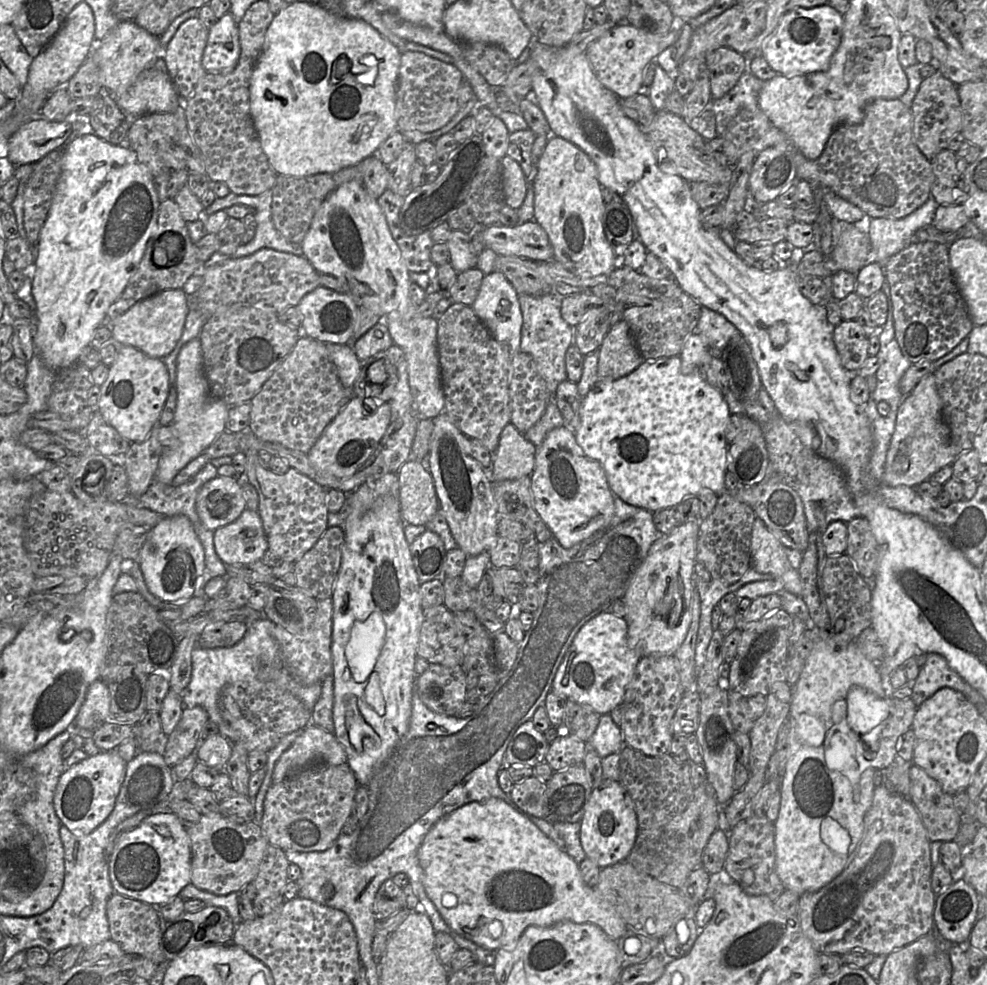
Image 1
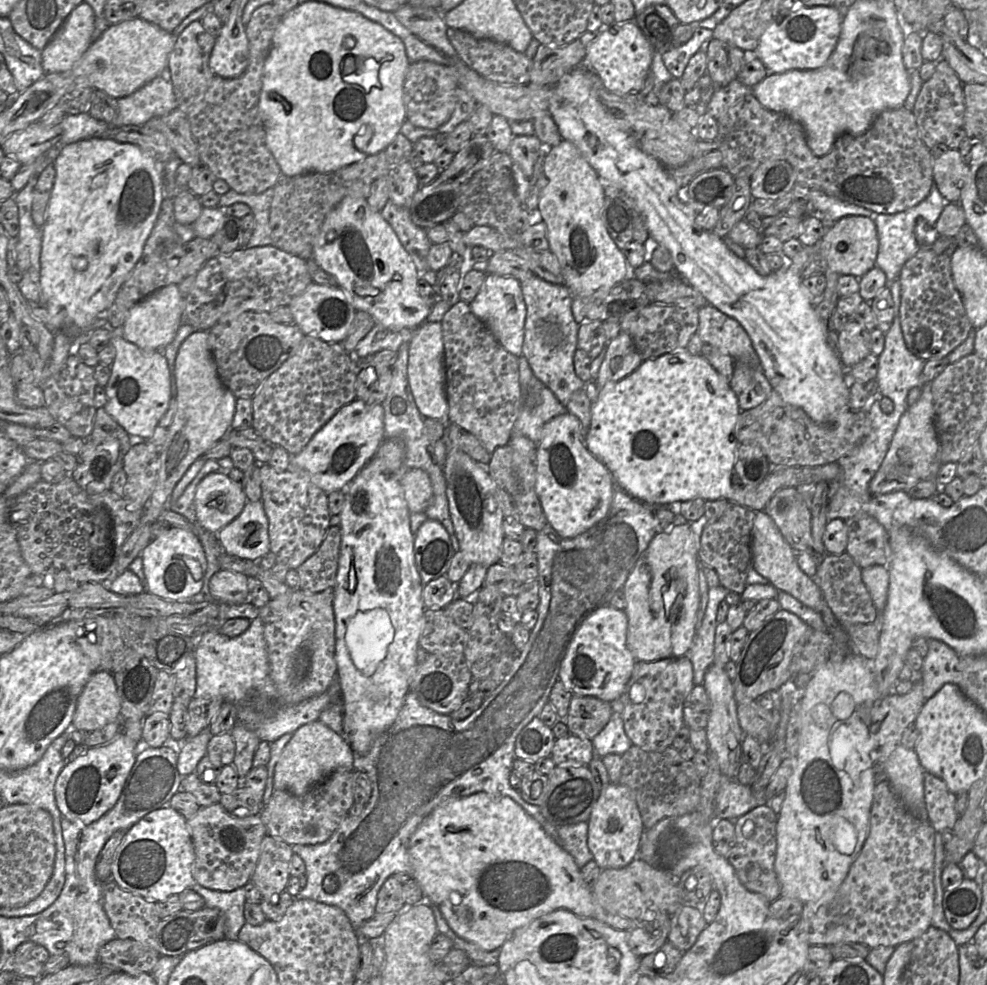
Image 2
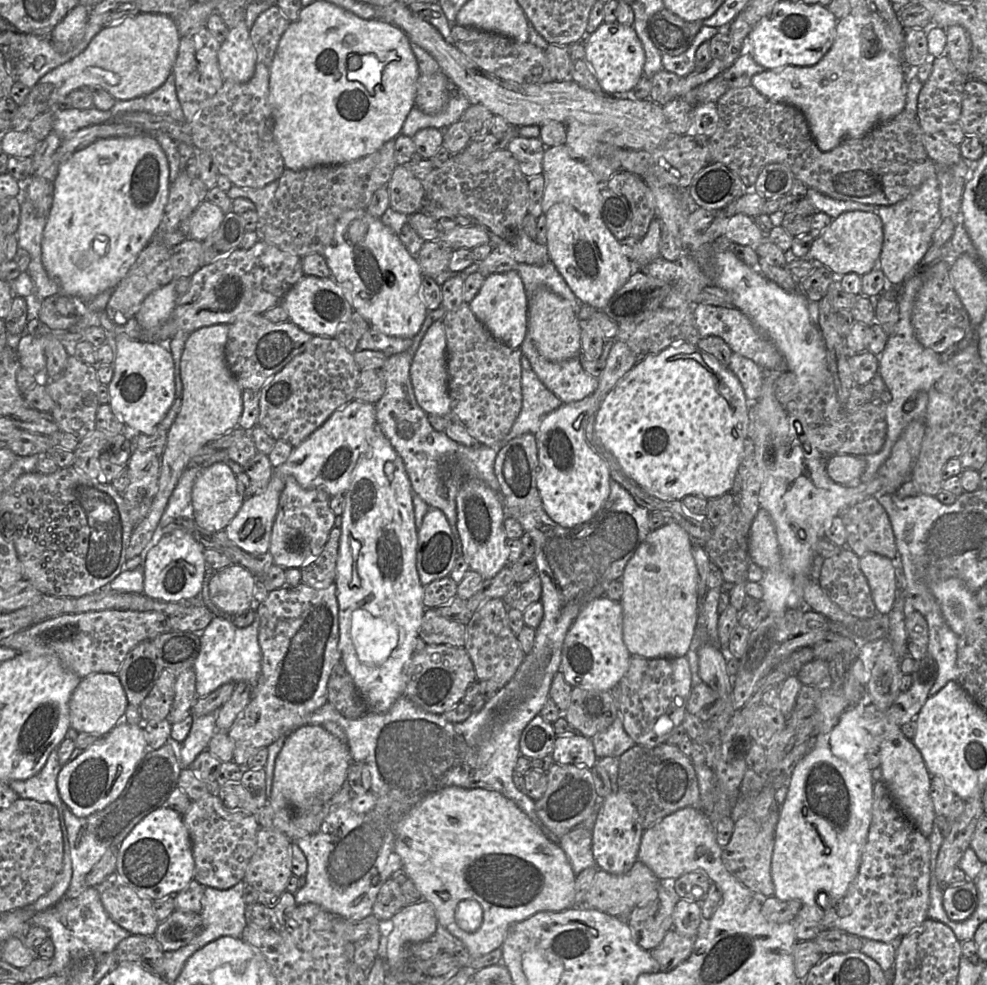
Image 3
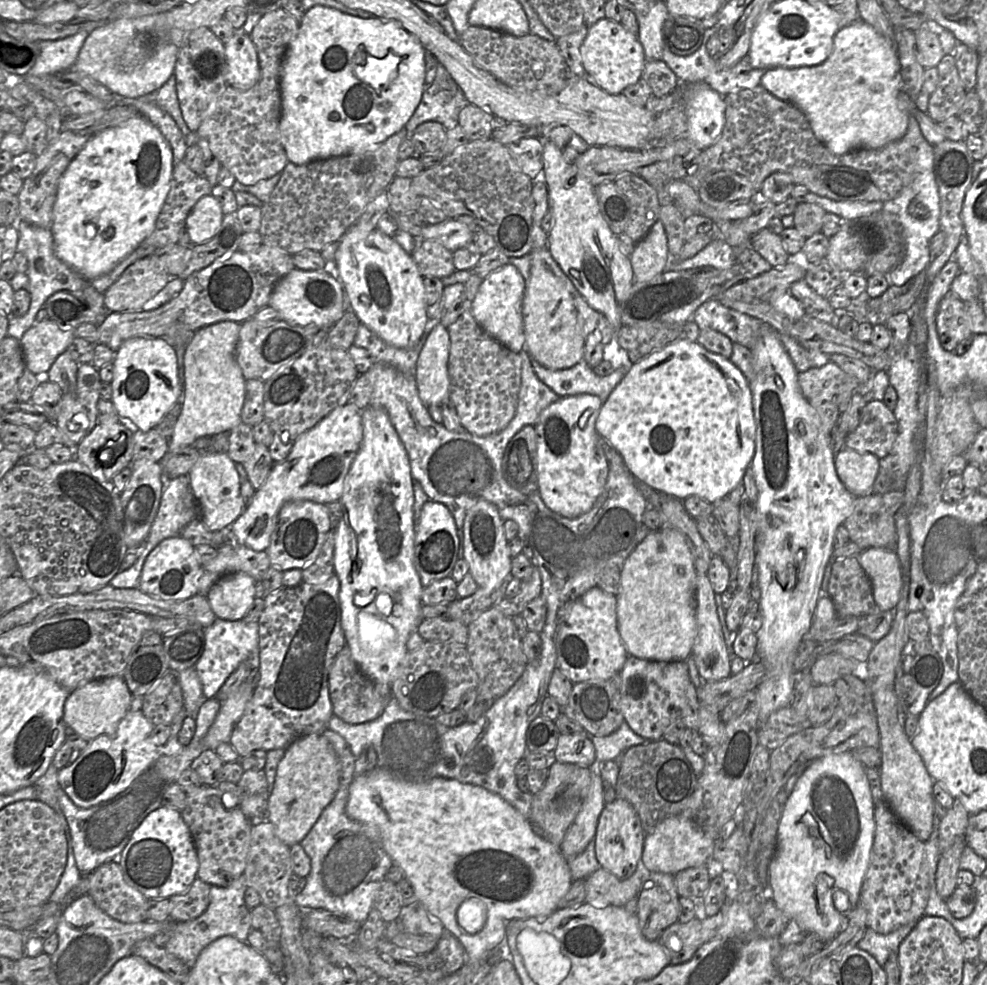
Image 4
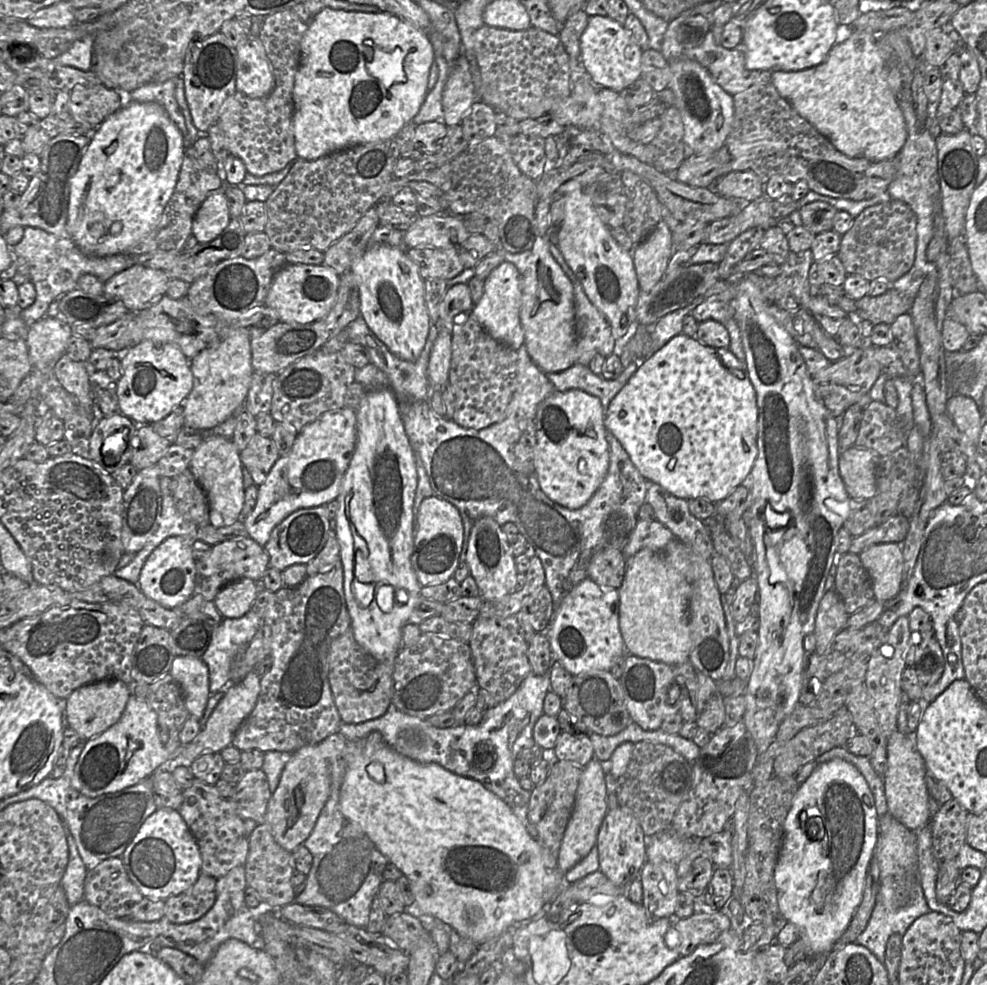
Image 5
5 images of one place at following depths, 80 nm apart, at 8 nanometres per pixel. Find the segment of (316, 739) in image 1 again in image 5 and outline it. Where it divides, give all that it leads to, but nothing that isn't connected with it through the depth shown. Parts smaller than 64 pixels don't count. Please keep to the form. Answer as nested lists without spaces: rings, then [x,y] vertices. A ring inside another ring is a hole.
[[[318,744],[305,745],[291,753],[276,790],[271,794],[266,823],[275,841],[292,853],[311,834],[331,791],[331,768]]]

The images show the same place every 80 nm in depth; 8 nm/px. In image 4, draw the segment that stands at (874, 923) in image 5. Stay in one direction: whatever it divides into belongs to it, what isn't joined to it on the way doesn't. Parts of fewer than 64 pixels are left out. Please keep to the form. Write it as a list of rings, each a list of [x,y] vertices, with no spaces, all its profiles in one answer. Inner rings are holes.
[[[917,922],[907,923],[888,934],[879,934],[867,928],[857,947],[873,956],[880,966],[884,966],[889,955],[897,951],[899,945]]]

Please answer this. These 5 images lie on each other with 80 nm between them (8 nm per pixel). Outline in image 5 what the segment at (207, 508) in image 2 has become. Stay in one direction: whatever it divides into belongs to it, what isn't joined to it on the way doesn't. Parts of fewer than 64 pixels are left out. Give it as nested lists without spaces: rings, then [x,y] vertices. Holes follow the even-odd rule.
[[[222,436],[205,438],[193,454],[190,470],[207,495],[210,524],[216,528],[230,526],[240,520],[245,498],[242,468],[240,451],[231,439]]]

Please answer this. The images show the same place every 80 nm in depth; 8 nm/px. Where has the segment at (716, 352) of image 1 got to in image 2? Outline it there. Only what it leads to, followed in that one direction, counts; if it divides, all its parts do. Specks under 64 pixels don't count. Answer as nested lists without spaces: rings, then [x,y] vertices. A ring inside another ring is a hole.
[[[709,304],[698,309],[696,334],[704,343],[718,348],[734,360],[740,360],[748,365],[759,365],[752,341],[736,319]]]

